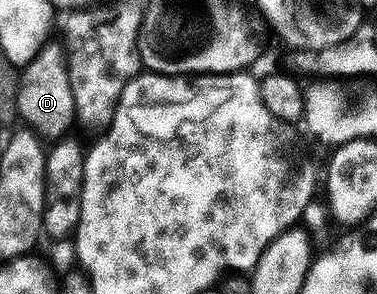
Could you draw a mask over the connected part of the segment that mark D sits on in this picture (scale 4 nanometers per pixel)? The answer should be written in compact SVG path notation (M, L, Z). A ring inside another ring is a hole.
M45 45L34 60L23 67L20 74L20 87L16 93L16 112L27 129L35 132L41 139L59 140L69 133L76 122L76 105L70 92L70 80L63 49Z

